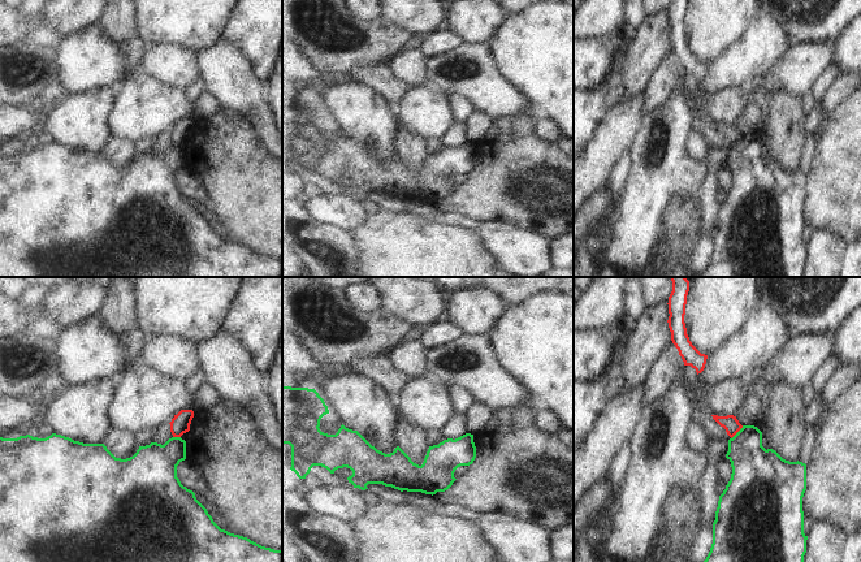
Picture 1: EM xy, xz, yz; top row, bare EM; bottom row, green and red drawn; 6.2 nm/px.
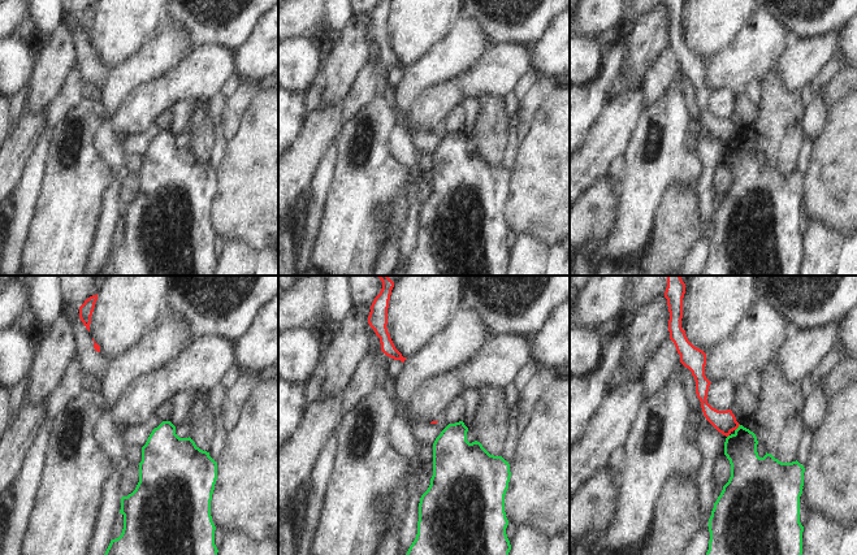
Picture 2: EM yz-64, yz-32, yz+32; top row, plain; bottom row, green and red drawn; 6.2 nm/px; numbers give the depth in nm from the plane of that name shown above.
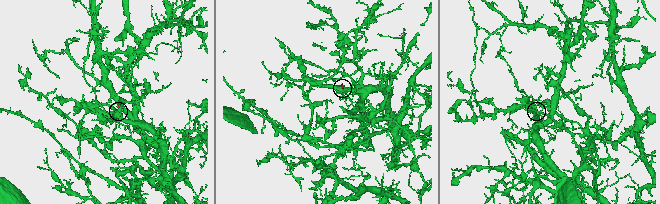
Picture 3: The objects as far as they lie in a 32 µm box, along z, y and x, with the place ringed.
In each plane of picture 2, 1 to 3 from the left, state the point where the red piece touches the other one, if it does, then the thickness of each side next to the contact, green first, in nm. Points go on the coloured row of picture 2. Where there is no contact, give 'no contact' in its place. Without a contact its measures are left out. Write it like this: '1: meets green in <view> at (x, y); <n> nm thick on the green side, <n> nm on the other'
1: no contact
2: no contact
3: meets green in yz+32 at (738, 428); 200 nm thick on the green side, 140 nm on the other

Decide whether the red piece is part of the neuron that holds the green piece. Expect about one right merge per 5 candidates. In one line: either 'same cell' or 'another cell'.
another cell

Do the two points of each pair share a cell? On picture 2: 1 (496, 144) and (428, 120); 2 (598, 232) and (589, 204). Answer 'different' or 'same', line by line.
1: different
2: same

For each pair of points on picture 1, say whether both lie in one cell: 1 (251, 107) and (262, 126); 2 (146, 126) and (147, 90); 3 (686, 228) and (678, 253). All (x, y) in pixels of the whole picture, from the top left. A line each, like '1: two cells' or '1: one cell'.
1: one cell
2: one cell
3: one cell

